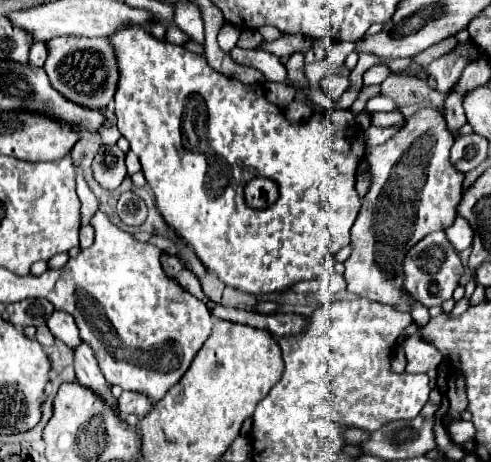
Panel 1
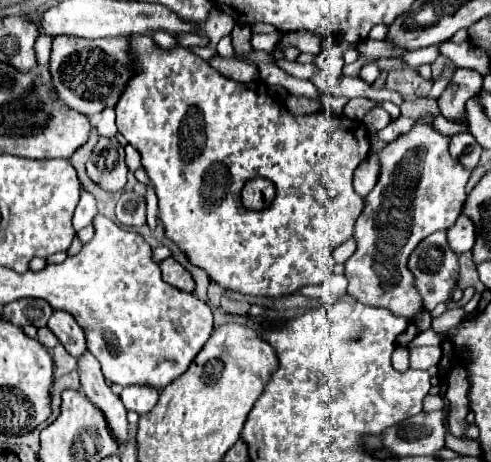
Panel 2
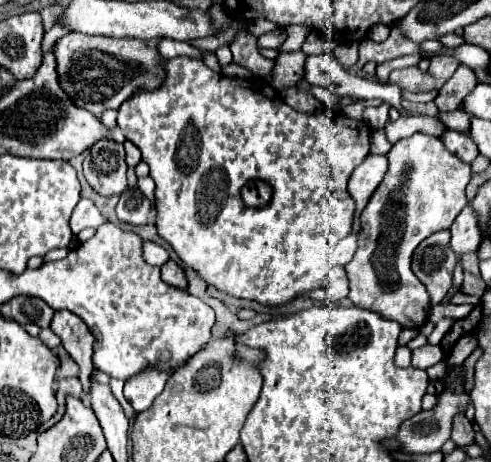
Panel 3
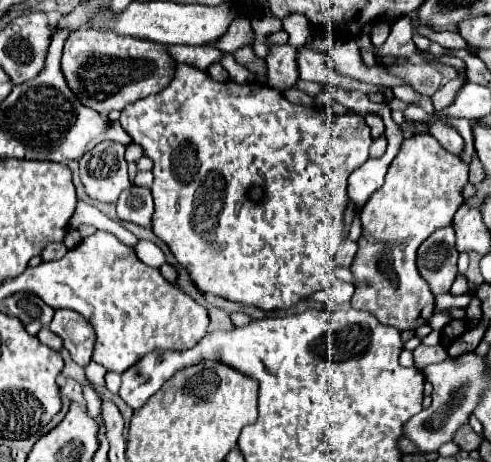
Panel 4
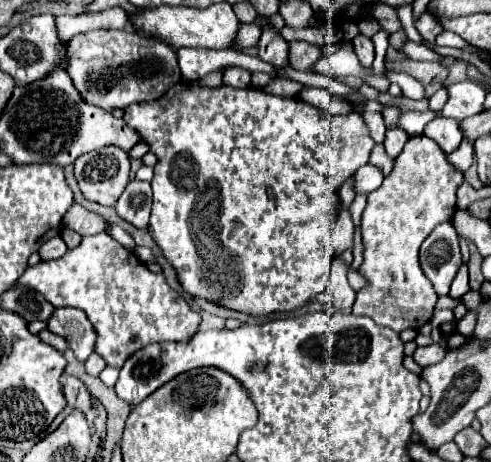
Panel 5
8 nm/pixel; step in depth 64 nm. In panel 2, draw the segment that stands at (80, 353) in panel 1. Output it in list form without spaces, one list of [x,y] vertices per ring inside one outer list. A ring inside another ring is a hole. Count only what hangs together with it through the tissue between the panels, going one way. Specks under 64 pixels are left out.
[[[86,350],[84,356],[78,358],[78,374],[80,374],[80,390],[104,412],[108,426],[114,428],[116,438],[122,442],[122,438],[128,438],[126,432],[126,408],[122,400],[110,390],[106,384],[98,360]]]

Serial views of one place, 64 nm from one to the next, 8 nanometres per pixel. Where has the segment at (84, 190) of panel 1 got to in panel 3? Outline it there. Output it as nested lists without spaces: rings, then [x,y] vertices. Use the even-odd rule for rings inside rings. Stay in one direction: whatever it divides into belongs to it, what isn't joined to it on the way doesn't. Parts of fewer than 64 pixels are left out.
[[[82,198],[76,204],[76,208],[74,208],[74,214],[70,218],[70,228],[72,228],[74,234],[78,234],[86,226],[98,228],[102,222],[106,222],[106,218],[98,212],[98,208],[94,206],[94,202],[90,198]]]

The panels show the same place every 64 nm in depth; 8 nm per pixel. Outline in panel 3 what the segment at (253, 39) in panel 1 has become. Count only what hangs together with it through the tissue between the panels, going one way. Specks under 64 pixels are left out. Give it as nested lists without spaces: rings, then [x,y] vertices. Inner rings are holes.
[[[276,28],[270,34],[264,34],[258,38],[258,48],[274,48],[278,50],[280,44],[286,40],[286,30],[284,28]]]

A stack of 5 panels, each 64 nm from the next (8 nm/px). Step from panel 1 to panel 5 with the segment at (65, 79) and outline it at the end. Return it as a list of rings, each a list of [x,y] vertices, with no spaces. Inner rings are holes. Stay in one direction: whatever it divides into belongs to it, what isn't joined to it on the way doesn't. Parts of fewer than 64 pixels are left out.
[[[102,28],[76,34],[66,46],[66,56],[66,72],[82,100],[102,110],[114,110],[134,102],[154,100],[182,78],[176,54],[172,48],[168,48],[168,44],[156,44],[156,40],[148,40],[144,36],[136,36],[136,32],[126,30]]]

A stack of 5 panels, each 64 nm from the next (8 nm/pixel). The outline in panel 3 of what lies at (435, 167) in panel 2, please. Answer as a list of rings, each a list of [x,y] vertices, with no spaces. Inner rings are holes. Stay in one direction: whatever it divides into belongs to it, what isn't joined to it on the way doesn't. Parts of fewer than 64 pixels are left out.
[[[422,132],[392,144],[386,158],[386,176],[360,214],[358,250],[346,264],[350,280],[348,298],[356,306],[400,322],[404,328],[420,328],[426,322],[430,300],[426,288],[410,268],[412,252],[430,234],[452,226],[468,204],[464,190],[472,170],[470,164],[452,156],[438,136]]]

